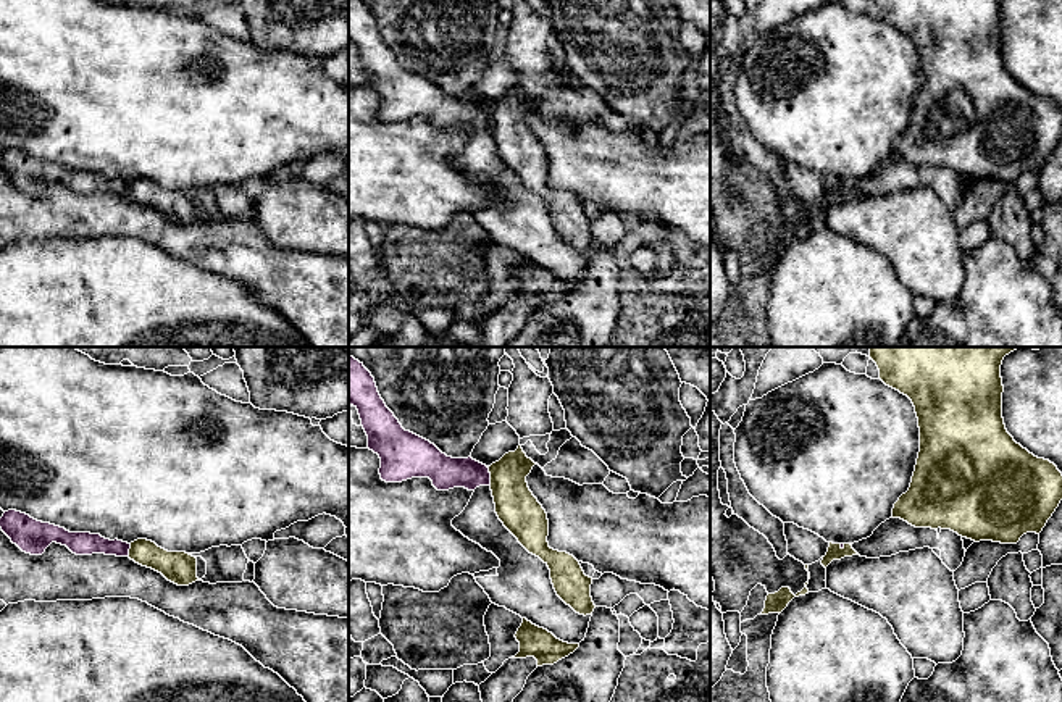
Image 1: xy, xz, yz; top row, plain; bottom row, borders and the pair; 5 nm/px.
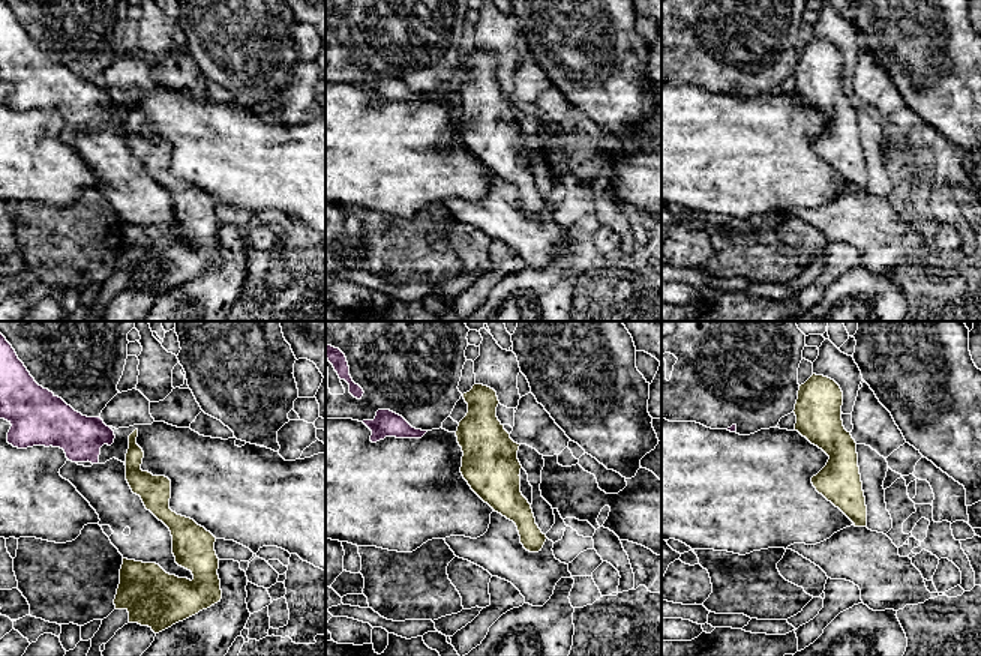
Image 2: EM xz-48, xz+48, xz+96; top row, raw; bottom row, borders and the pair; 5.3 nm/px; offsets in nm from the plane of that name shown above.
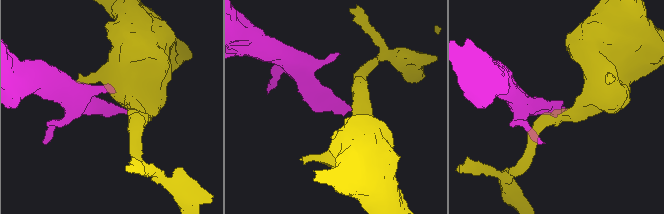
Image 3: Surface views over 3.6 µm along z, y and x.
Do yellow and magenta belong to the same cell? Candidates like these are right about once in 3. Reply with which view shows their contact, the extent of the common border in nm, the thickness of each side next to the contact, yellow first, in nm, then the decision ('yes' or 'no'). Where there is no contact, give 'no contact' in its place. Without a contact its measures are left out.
xz | 100 nm | 200/160 nm | no

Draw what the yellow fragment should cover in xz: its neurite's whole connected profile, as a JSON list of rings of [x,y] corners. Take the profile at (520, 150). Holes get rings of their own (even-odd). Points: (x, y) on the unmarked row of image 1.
[[[518,84],[487,105],[495,152],[518,181],[549,205],[557,234],[576,252],[591,253],[596,247],[591,236],[592,216],[584,213],[573,194],[549,186],[547,152],[526,121],[534,103]]]

